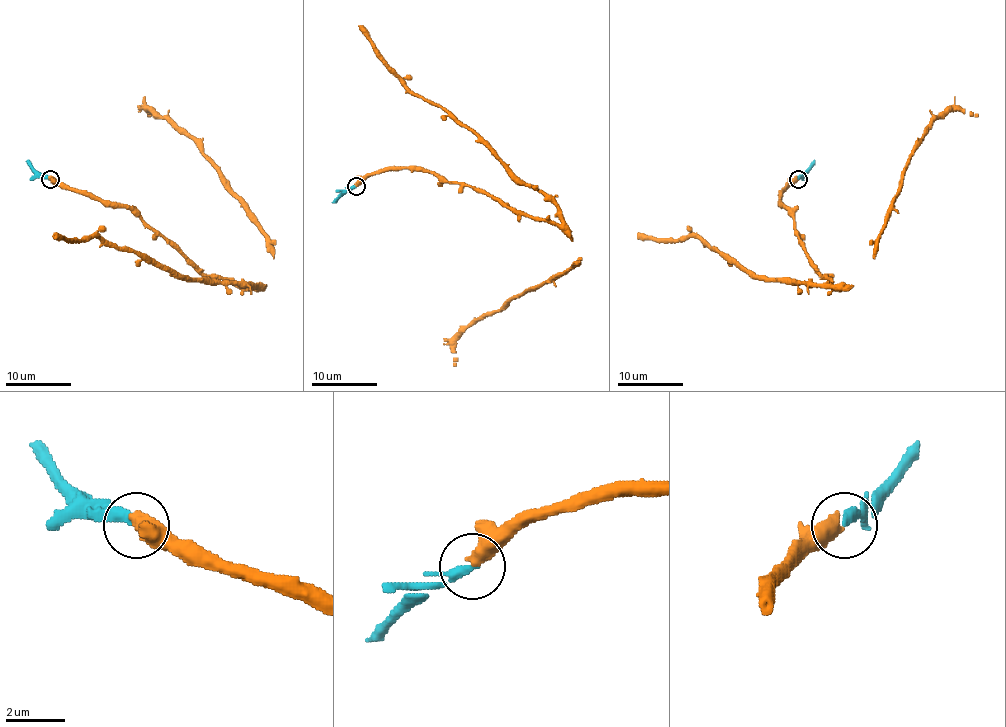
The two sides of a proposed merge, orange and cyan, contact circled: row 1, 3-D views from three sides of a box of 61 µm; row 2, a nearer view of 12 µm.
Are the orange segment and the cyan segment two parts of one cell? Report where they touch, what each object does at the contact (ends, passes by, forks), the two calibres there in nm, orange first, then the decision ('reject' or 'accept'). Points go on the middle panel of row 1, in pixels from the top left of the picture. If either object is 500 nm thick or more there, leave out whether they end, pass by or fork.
(356, 186) | 550/260 nm | accept

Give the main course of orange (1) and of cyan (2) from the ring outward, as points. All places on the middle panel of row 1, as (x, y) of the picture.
1: (356, 184), (389, 170), (434, 171), (561, 222), (541, 193), (414, 94), (360, 26)
2: (356, 186), (346, 188), (332, 203)

